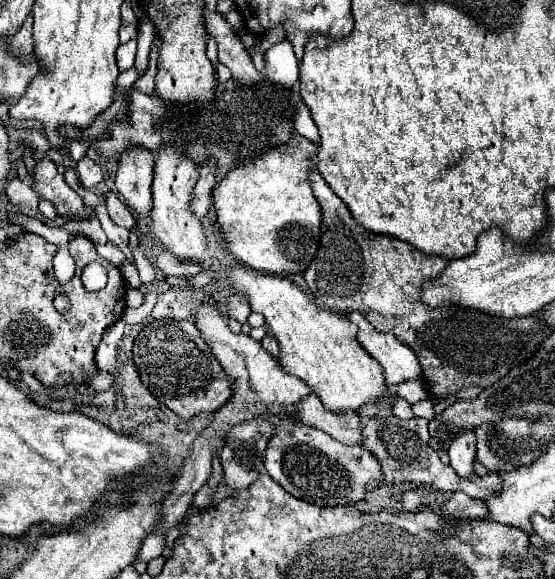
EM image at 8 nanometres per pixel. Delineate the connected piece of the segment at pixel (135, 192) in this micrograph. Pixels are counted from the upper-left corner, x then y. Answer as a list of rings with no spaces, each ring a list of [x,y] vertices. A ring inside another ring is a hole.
[[[130,148],[118,162],[116,188],[128,208],[140,216],[148,216],[152,210],[152,168],[154,152],[146,152],[146,148]]]

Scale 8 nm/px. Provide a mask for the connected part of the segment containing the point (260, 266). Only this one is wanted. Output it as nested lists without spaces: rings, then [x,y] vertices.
[[[294,134],[290,136],[290,144],[284,144],[282,148],[270,148],[270,152],[262,152],[262,156],[254,156],[254,160],[246,160],[246,164],[238,164],[234,172],[228,172],[218,182],[218,186],[212,190],[216,224],[222,232],[220,244],[232,258],[266,274],[304,272],[304,268],[310,264],[310,260],[318,250],[320,222],[322,222],[320,204],[314,198],[308,182],[312,156],[316,156],[316,146],[304,136]]]

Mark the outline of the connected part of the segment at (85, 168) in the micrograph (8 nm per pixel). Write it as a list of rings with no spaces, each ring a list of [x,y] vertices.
[[[84,156],[78,166],[76,166],[76,172],[78,172],[78,178],[84,186],[96,186],[98,182],[102,182],[104,174],[102,174],[102,168],[98,162],[94,162],[92,158]]]

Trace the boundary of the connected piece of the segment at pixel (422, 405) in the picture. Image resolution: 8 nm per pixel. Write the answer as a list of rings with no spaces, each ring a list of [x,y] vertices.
[[[422,400],[422,402],[418,402],[418,404],[414,404],[412,406],[412,412],[416,414],[416,417],[426,418],[431,421],[436,416],[436,412],[434,412],[434,404],[430,402],[430,400]]]

